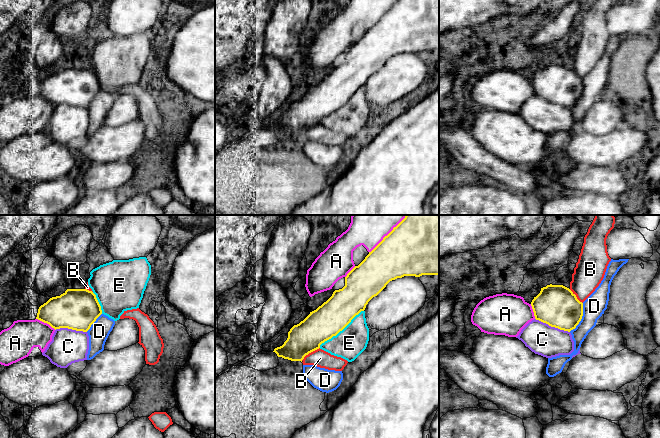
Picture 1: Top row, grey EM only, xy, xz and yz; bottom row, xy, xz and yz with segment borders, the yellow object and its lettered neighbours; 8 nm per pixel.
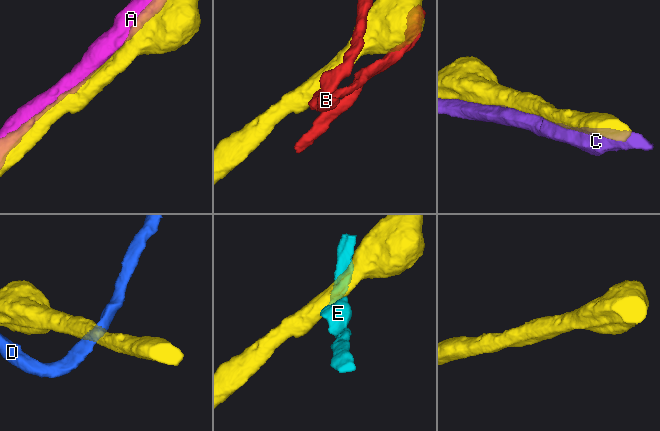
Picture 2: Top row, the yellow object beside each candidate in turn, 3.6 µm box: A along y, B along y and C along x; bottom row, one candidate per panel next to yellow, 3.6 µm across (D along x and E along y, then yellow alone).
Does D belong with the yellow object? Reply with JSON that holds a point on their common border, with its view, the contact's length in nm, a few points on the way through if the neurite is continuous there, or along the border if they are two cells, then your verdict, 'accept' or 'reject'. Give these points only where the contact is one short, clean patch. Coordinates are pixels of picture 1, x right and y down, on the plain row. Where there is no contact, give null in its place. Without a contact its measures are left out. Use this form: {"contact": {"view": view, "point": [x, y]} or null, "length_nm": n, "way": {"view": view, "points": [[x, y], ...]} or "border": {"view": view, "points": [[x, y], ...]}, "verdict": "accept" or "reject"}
{"contact": {"view": "yz", "point": [581, 94]}, "length_nm": 260, "border": {"view": "yz", "points": [[583, 79], [582, 94], [569, 107]]}, "verdict": "reject"}

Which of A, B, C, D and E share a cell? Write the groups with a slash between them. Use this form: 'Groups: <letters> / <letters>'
Groups: A / B / C / D / E

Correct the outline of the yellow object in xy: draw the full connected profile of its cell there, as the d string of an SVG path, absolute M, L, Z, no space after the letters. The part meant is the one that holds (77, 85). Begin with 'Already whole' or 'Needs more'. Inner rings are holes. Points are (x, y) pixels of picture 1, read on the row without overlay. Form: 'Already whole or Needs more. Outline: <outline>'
Already whole. Outline: M67 65L38 85L36 95L52 104L87 108L102 90L96 71L87 65Z

